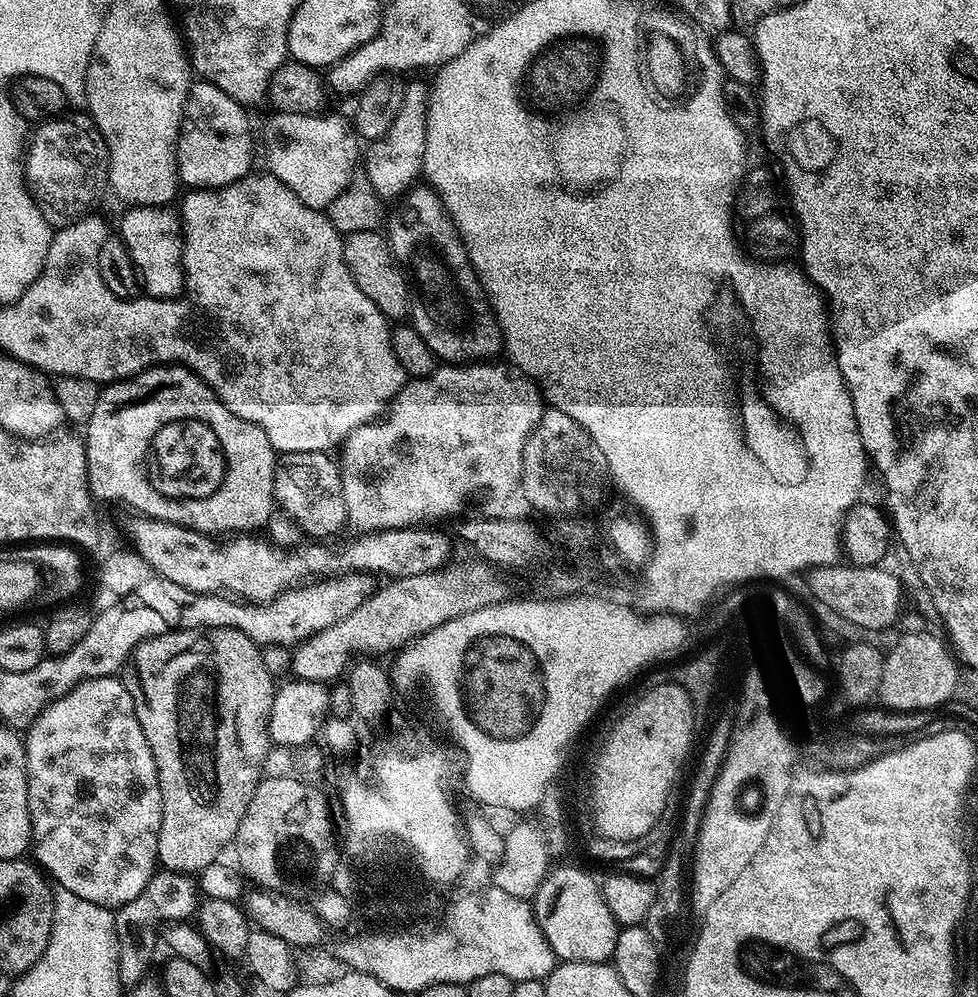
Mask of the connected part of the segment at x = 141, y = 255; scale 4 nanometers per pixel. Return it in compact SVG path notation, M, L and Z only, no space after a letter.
M137 204L127 209L128 213L120 220L120 232L118 238L123 242L132 265L136 267L136 275L140 278L143 291L149 297L158 299L170 299L177 297L185 291L183 268L183 238L181 236L181 224L179 215L171 207L142 206Z

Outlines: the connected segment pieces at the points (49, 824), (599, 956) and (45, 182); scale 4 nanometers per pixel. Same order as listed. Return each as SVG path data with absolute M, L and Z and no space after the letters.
M103 676L100 679L87 680L77 688L72 688L69 692L61 694L51 704L40 708L32 726L33 728L29 730L28 736L26 735L24 740L24 749L28 755L28 805L32 811L32 844L34 852L36 848L37 856L35 859L38 861L39 867L59 887L60 884L64 887L65 893L77 896L86 902L94 902L103 908L116 910L121 905L138 898L147 886L148 880L157 871L158 834L162 830L162 818L164 817L162 790L160 789L154 754L146 742L146 734L142 734L142 726L138 722L134 698L128 693L127 683L116 676Z
M553 867L537 888L534 897L534 911L538 926L544 931L546 942L554 950L557 958L564 962L581 960L583 964L603 964L611 961L612 951L616 949L618 925L614 914L610 914L610 906L606 906L606 898L599 879L595 880L588 872L580 868Z
M87 114L68 115L45 119L26 144L24 174L28 191L53 229L65 228L89 215L108 184L108 147L98 126Z

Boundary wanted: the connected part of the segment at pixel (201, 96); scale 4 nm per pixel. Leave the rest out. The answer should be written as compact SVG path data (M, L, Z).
M197 79L192 85L192 89L188 91L188 101L184 107L184 120L180 123L180 137L176 140L176 175L181 185L186 185L189 189L212 189L224 188L227 184L234 183L242 177L249 175L252 164L252 132L248 129L248 116L245 105L239 104L234 98L230 98L230 94L226 94L222 90L218 90L218 86L214 86L208 80Z

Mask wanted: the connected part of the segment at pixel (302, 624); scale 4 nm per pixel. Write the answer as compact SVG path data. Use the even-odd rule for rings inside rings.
M350 572L342 576L324 578L291 588L279 598L259 606L245 606L220 594L200 594L195 597L196 608L184 608L180 612L186 628L237 628L261 645L288 644L295 646L316 632L334 626L346 614L354 614L358 606L374 591L373 577L367 572Z

